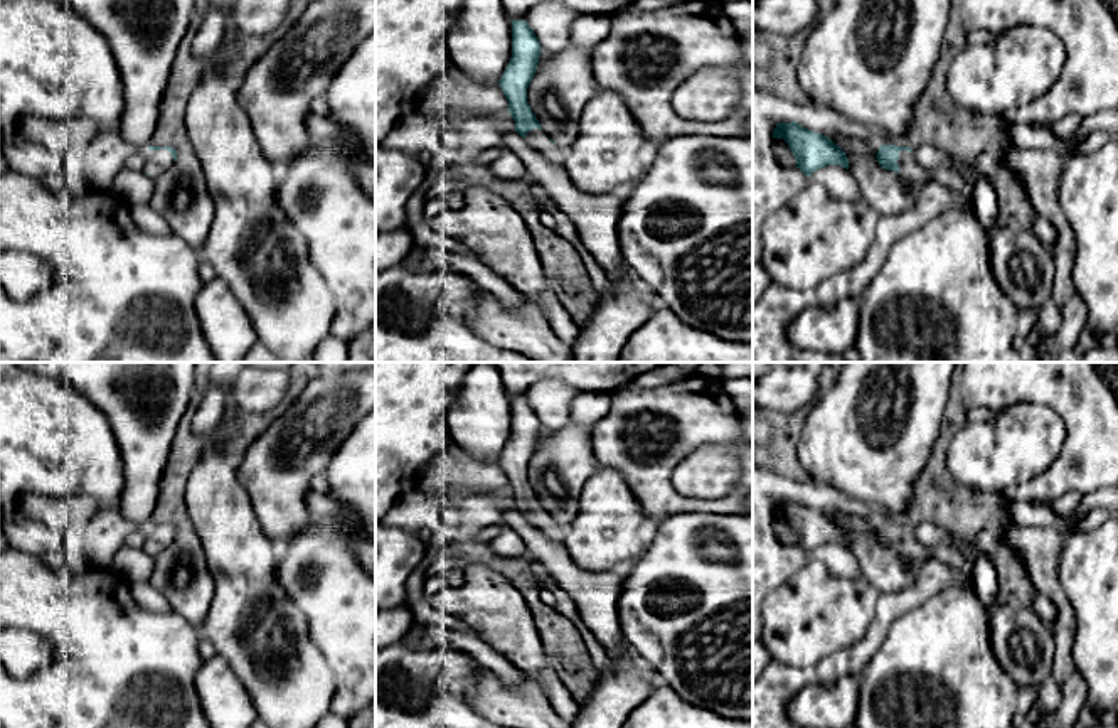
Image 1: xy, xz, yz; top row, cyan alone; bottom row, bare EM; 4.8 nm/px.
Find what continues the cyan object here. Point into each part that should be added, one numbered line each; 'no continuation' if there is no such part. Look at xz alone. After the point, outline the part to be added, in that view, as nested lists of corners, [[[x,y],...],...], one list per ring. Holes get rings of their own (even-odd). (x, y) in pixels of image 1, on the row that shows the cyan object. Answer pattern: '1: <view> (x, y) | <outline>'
1: xz (536, 139) | [[[534,128],[525,135],[525,143],[542,153],[546,158],[554,162],[557,167],[564,170],[564,158],[566,158],[566,150],[559,147],[557,143],[552,143],[549,135],[544,130]]]

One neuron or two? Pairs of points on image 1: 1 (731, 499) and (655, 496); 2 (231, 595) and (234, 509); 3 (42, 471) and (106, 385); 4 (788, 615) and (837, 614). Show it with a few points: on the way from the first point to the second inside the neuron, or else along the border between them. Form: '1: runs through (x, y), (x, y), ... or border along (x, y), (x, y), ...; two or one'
1: runs through (713, 504), (674, 503); one
2: runs through (234, 573), (234, 531); one
3: border along (58, 381), (83, 393), (115, 435); two
4: runs through (800, 615), (812, 615), (819, 610), (825, 614); one

